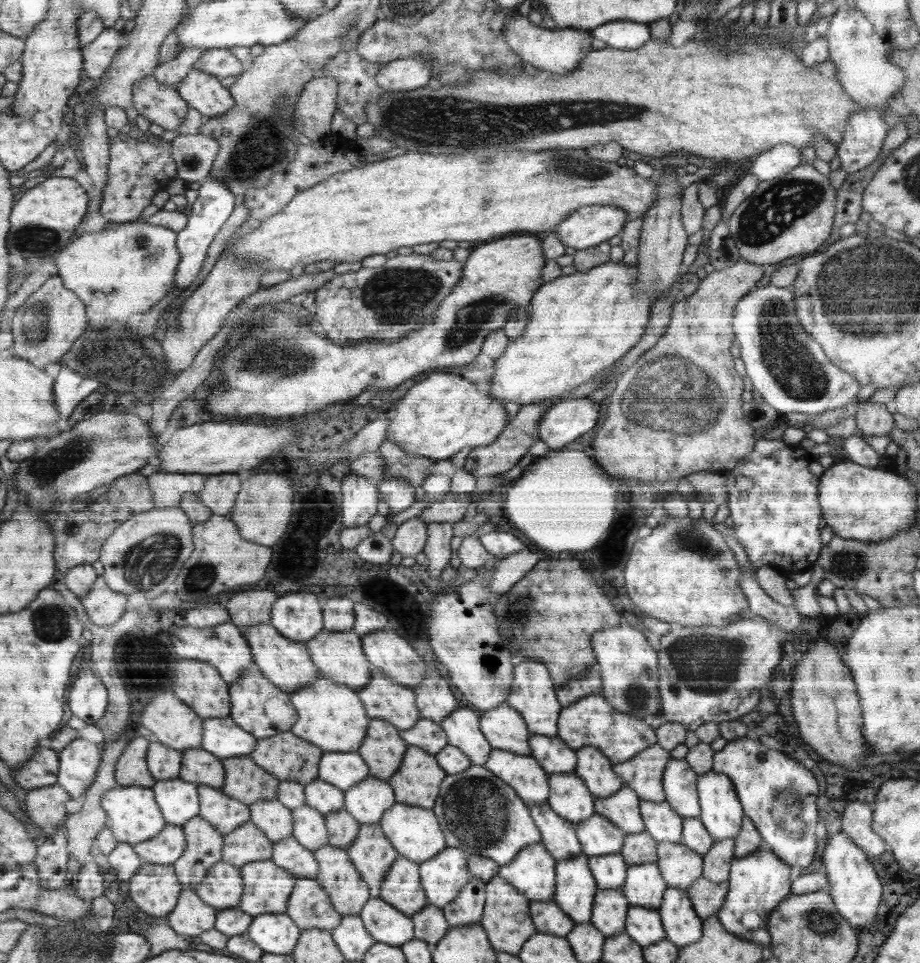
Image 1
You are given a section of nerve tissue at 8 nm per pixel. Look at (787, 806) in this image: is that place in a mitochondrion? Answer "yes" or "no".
yes

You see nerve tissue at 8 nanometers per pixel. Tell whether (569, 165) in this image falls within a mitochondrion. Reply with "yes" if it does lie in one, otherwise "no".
yes

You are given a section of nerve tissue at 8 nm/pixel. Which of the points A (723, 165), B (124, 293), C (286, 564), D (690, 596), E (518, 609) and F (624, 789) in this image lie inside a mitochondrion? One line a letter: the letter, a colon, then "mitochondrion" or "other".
A: other
B: other
C: other
D: other
E: mitochondrion
F: other

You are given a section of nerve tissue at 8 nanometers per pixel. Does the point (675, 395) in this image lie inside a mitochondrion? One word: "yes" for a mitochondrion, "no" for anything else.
yes

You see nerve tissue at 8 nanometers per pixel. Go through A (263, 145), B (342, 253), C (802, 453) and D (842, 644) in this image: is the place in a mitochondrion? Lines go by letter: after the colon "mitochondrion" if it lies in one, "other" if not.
A: mitochondrion
B: other
C: other
D: other

